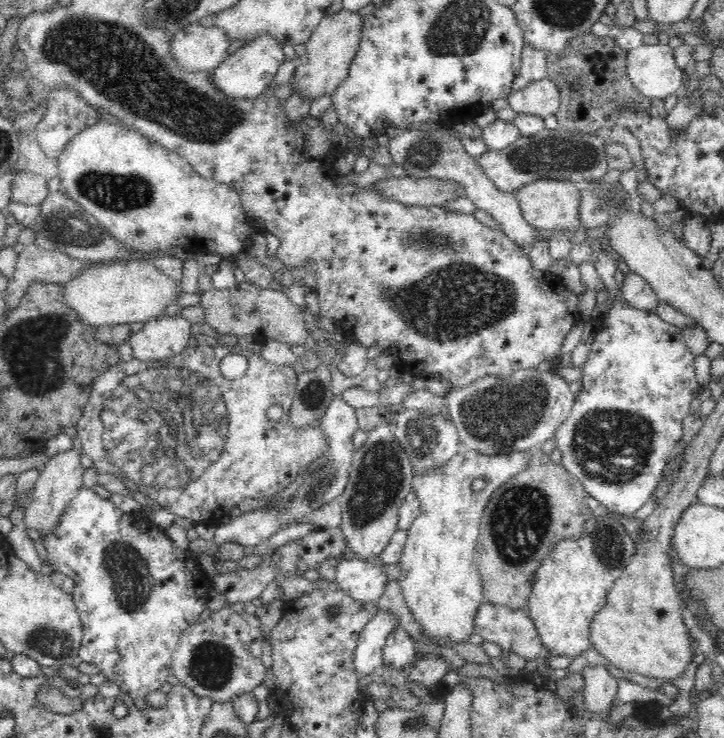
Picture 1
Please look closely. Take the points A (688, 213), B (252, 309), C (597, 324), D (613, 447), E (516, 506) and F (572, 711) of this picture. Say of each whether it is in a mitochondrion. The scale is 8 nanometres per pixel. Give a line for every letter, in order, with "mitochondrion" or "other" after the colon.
A: other
B: mitochondrion
C: other
D: mitochondrion
E: mitochondrion
F: other

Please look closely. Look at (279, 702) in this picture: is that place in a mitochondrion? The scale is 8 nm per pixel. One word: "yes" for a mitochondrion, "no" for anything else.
no

